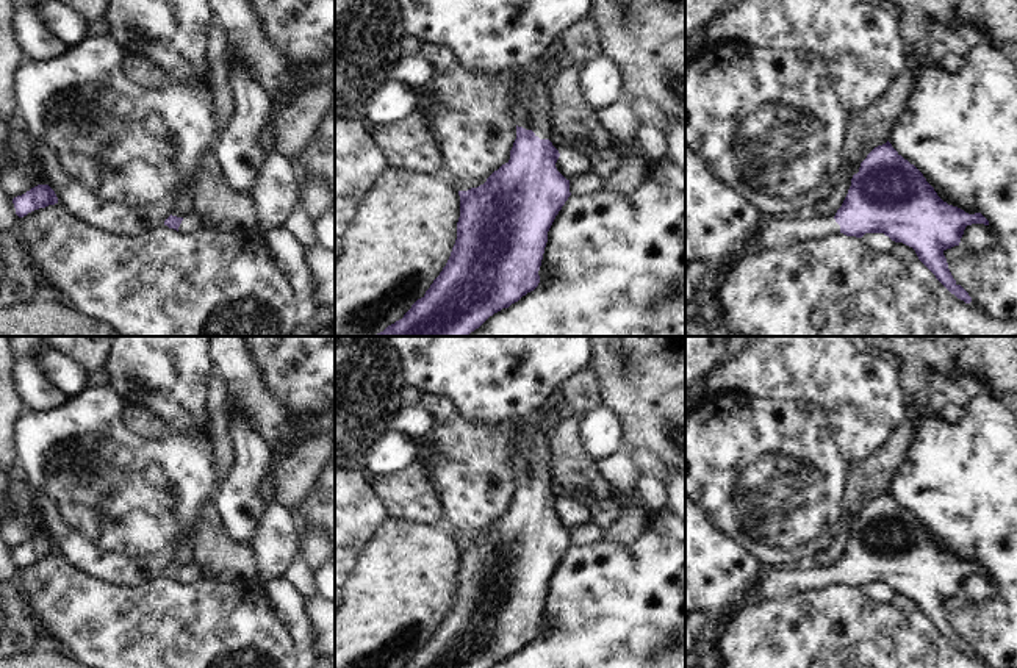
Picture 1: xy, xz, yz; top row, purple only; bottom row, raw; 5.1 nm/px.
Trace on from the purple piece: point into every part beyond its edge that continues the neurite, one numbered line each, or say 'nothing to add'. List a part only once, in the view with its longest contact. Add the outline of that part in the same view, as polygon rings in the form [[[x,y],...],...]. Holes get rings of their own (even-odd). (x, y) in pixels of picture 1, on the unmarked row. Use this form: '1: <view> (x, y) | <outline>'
1: xz (545, 423) | [[[557,397],[548,405],[548,408],[537,415],[534,422],[534,432],[530,435],[530,447],[526,449],[526,457],[530,461],[530,469],[534,472],[534,483],[540,490],[551,488],[551,476],[546,471],[549,436],[562,415]]]

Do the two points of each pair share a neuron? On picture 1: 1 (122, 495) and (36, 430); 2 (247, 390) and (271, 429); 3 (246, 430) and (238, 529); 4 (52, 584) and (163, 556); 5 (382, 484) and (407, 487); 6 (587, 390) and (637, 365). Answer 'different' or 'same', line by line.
1: same
2: same
3: same
4: different
5: same
6: different

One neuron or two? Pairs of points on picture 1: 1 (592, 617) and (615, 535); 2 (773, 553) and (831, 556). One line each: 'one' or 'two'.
1: two
2: two

